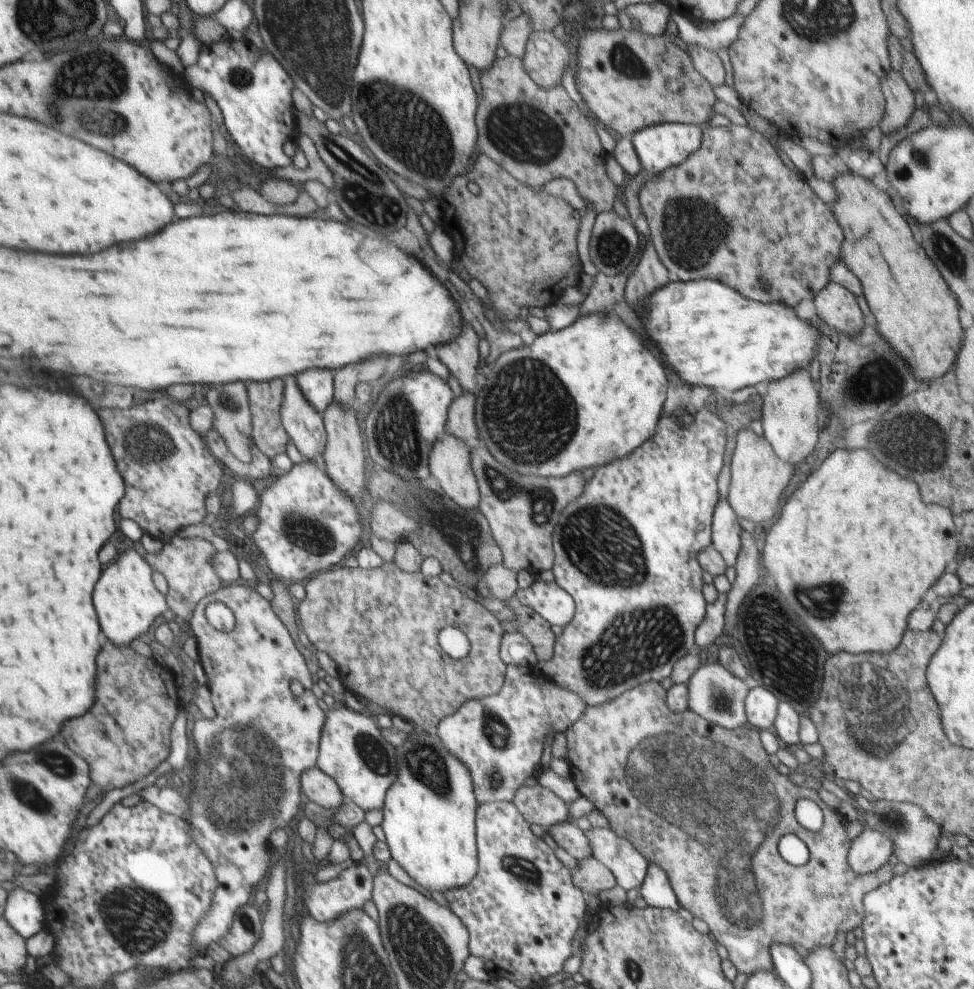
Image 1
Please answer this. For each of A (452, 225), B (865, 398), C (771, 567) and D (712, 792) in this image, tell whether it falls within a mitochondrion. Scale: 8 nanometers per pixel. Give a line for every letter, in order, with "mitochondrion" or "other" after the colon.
A: other
B: mitochondrion
C: other
D: mitochondrion

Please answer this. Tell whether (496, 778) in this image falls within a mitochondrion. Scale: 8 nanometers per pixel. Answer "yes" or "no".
yes

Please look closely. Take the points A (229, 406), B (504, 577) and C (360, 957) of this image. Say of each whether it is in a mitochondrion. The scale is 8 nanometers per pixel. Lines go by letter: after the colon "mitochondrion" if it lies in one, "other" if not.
A: mitochondrion
B: other
C: mitochondrion

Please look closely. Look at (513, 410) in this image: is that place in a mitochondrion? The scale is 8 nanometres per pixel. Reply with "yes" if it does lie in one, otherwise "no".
yes

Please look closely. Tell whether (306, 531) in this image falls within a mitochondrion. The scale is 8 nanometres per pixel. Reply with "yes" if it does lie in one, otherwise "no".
yes

